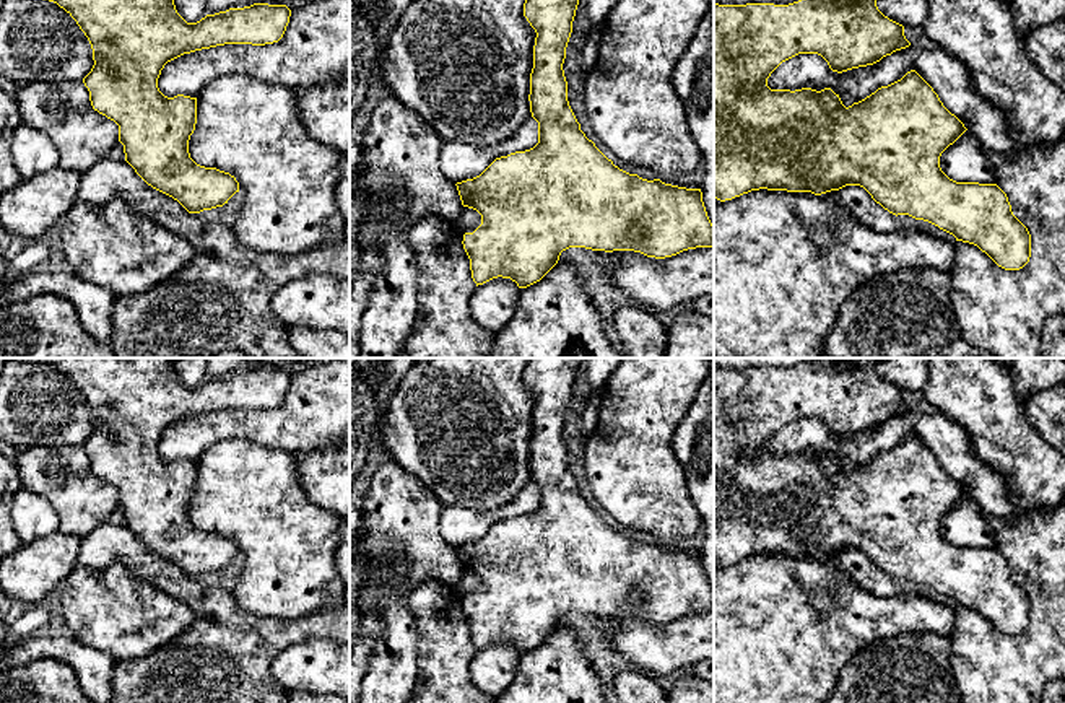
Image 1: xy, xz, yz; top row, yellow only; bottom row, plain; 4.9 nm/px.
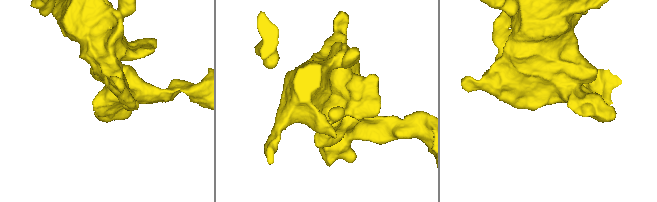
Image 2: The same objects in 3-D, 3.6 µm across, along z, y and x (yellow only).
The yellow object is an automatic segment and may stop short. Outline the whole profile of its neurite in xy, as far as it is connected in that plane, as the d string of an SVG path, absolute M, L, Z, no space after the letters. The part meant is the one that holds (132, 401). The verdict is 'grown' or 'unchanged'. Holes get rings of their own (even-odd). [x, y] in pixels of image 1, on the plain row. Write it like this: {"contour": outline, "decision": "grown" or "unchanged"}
{"contour": "M0 358L57 368L80 391L93 413L94 430L83 443L94 475L119 490L125 526L153 553L177 565L189 578L223 571L239 557L229 537L197 529L189 504L197 488L197 462L164 461L158 443L164 430L184 418L224 408L265 410L278 407L289 387L286 369L254 368L206 379L187 387L176 374L172 358Z", "decision": "unchanged"}

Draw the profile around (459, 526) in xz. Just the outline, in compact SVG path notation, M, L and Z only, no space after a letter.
M530 482L511 503L486 513L478 513L462 506L444 508L439 517L439 534L457 548L480 540L496 522L530 514L537 508L538 487Z

